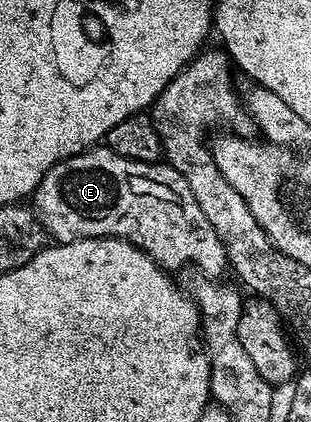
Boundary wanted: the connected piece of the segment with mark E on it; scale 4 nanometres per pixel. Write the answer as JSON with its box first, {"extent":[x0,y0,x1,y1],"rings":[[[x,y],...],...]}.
{"extent":[32,144,228,280],"rings":[[[99,144],[83,154],[57,162],[34,190],[32,209],[38,215],[43,230],[55,243],[79,242],[89,238],[122,238],[144,251],[167,272],[175,272],[181,266],[195,266],[206,273],[203,275],[207,279],[218,280],[228,270],[226,246],[220,236],[216,236],[216,228],[208,224],[208,216],[204,216],[200,204],[196,204],[196,196],[192,196],[188,180],[184,180],[176,168],[161,161],[128,160],[112,152],[105,144]]]}

